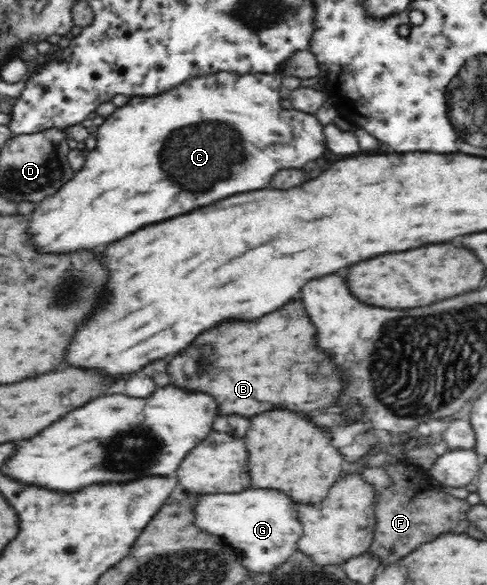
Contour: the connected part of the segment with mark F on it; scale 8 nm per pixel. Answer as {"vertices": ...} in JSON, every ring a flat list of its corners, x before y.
{"vertices":[[407,458,387,460,381,467,393,480,393,486,373,488,373,538,368,550,373,558,381,560,381,566,397,562,401,556,407,556,425,540,435,540,447,532,461,534,467,530,469,522,465,514,470,504,431,487,433,478,429,470,409,462]]}

